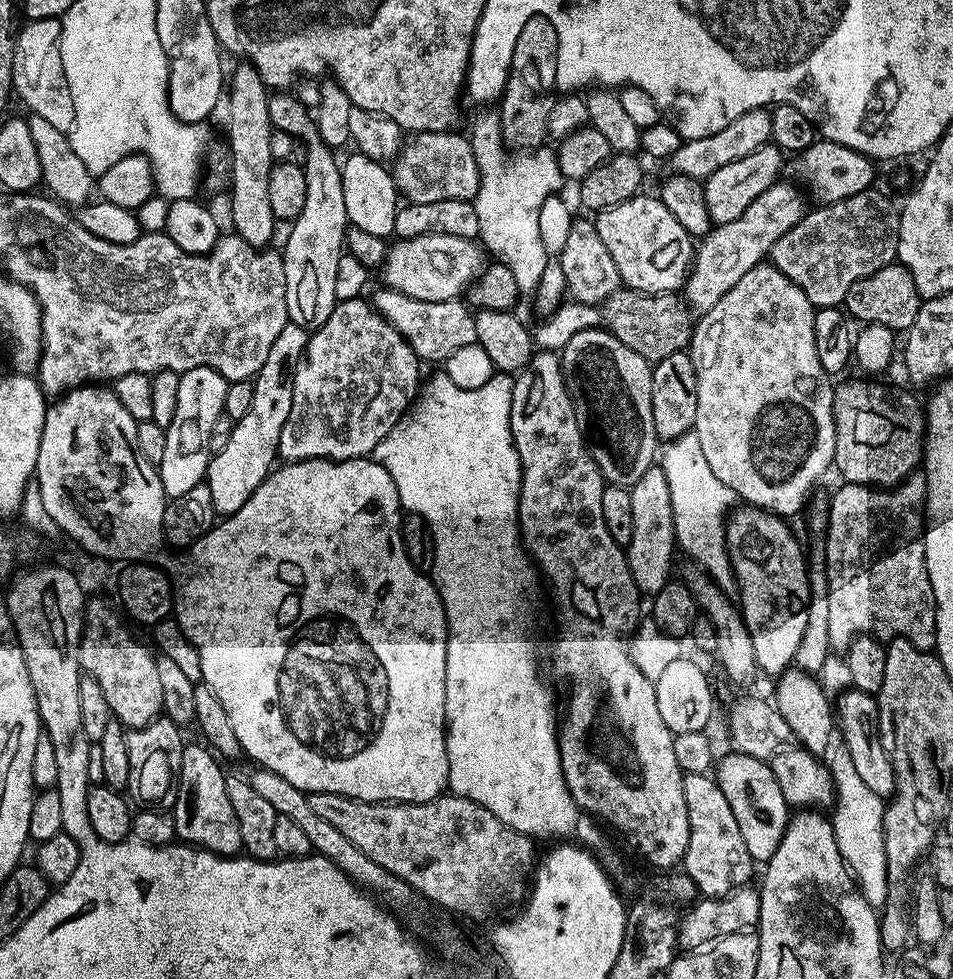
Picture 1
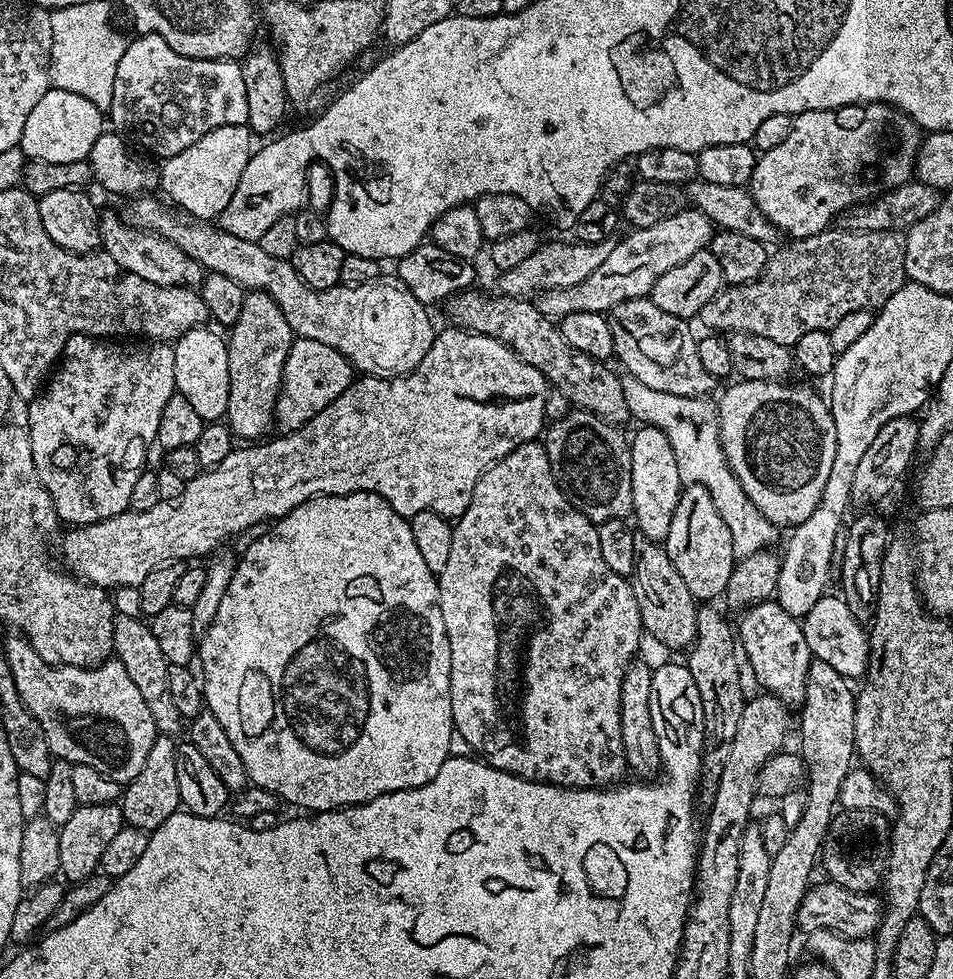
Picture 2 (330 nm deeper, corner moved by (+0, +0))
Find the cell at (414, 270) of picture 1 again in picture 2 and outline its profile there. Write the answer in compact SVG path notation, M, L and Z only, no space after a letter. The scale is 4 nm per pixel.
M691 206L683 208L681 212L674 214L674 218L666 218L662 222L654 222L654 226L629 231L630 234L625 240L622 238L616 240L614 250L610 250L610 254L606 254L606 262L602 262L602 266L598 266L598 270L594 270L594 274L590 274L590 278L578 282L578 286L566 286L564 290L539 293L534 300L535 306L546 317L563 318L566 314L575 312L607 314L614 306L627 300L645 299L651 293L654 282L658 282L658 278L662 278L662 274L666 274L666 270L674 270L674 266L686 262L686 258L690 258L690 254L705 251L711 245L713 231L714 225L706 218L706 214L702 214Z

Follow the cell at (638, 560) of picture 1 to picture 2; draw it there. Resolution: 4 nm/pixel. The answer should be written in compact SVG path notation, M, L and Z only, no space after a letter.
M647 426L637 427L636 433L631 433L630 447L632 449L632 510L636 516L635 527L639 535L647 540L662 542L666 534L670 534L670 522L674 519L674 510L678 506L678 498L682 491L678 466L674 462L674 450L670 450L670 442L666 434L657 428Z

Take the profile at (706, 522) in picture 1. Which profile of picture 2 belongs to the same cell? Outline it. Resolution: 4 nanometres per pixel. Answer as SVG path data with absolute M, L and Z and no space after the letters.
M624 374L620 376L622 394L626 394L628 415L634 421L649 428L662 430L674 450L674 462L678 466L681 485L701 484L714 498L714 507L722 514L722 522L730 530L737 557L749 556L755 552L771 549L776 540L777 525L772 524L760 513L758 506L746 498L742 482L728 465L726 454L720 441L720 413L711 399L695 396L682 398L682 394L665 394L662 390L653 390L638 382L638 378Z

